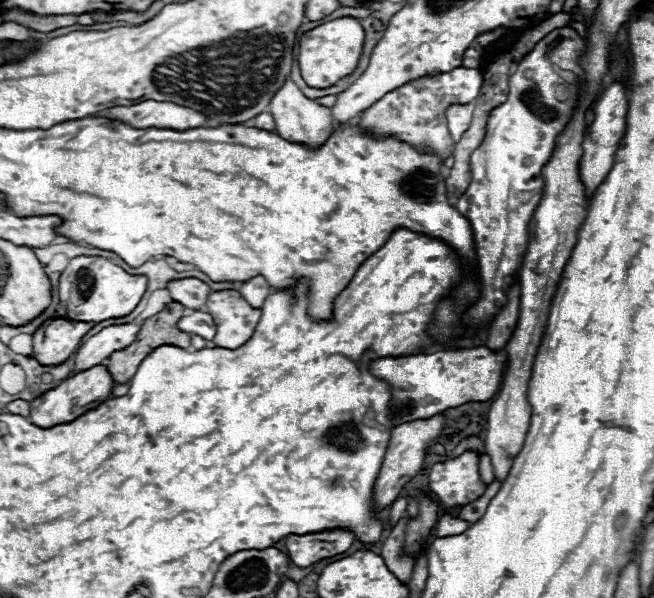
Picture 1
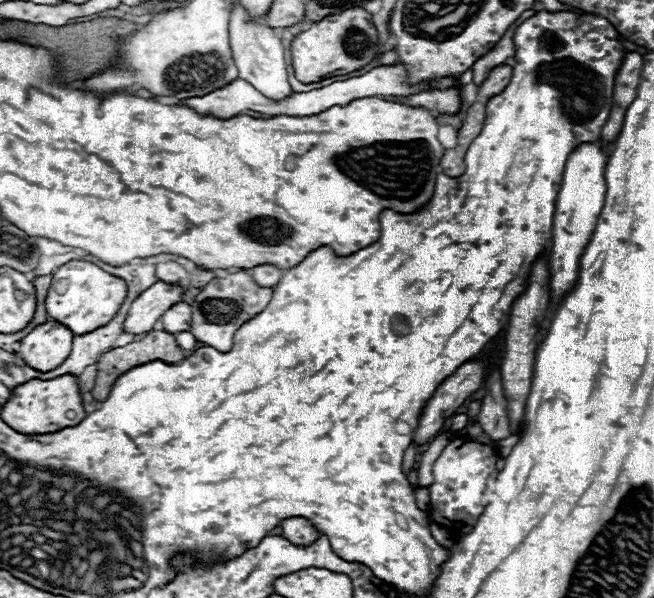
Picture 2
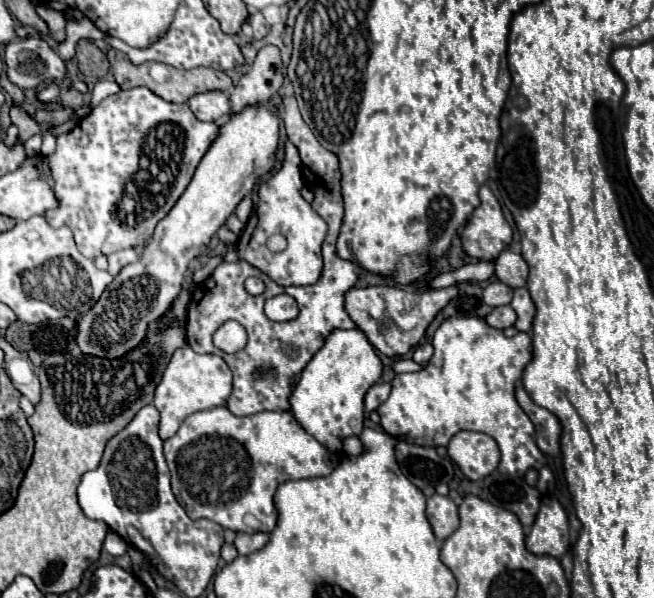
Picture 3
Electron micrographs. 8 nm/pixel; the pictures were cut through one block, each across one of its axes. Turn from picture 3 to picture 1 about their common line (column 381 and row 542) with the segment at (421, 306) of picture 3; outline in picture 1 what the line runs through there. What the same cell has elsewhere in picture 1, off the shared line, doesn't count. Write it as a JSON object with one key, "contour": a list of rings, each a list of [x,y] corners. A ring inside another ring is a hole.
{"contour":[[[326,530],[314,534],[290,534],[286,536],[286,550],[292,562],[300,568],[306,568],[322,558],[346,552],[354,542],[354,534],[348,530]]]}

